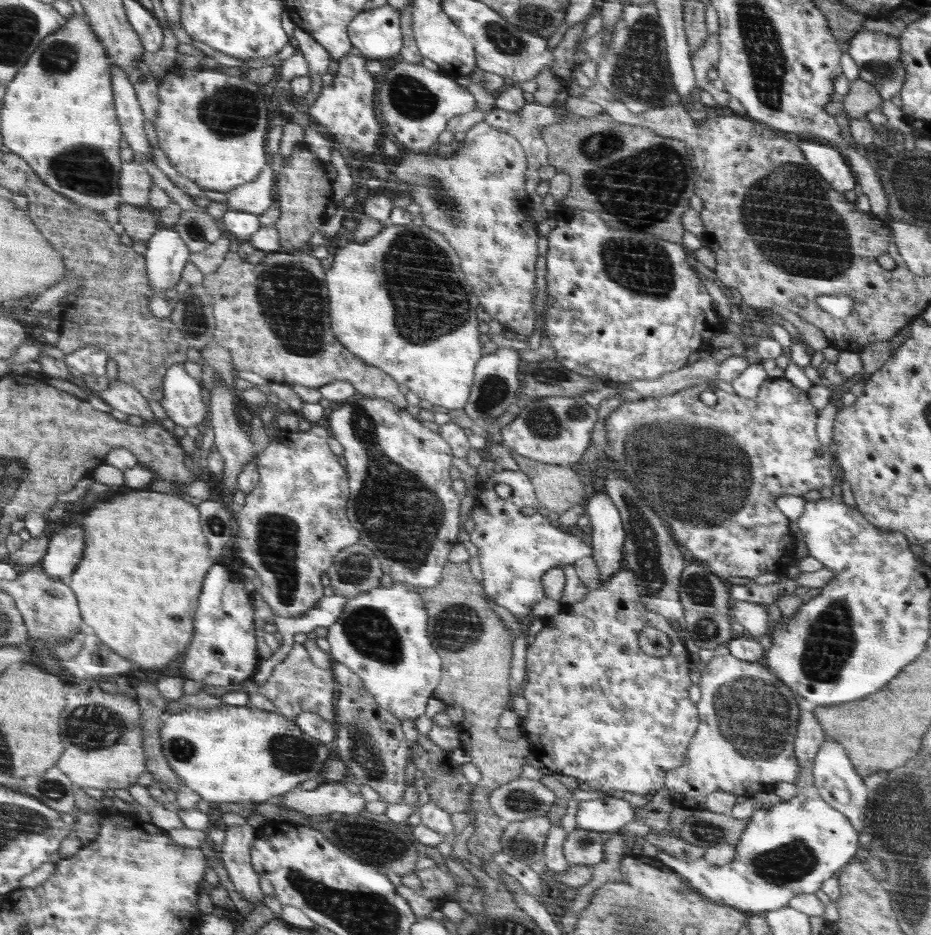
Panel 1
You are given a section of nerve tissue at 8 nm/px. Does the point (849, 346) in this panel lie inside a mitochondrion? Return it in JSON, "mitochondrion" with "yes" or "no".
{"mitochondrion":"no"}

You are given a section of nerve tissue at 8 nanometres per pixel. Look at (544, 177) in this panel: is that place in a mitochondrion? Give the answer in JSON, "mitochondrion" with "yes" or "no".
{"mitochondrion":"no"}

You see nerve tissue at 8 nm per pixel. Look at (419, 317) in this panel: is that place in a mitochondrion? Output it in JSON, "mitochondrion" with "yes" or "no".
{"mitochondrion":"yes"}

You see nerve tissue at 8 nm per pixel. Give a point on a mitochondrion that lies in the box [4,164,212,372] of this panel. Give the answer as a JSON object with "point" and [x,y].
{"point":[195,317]}

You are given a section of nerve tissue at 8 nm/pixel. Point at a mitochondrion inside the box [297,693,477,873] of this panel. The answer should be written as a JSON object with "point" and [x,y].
{"point":[383,847]}

